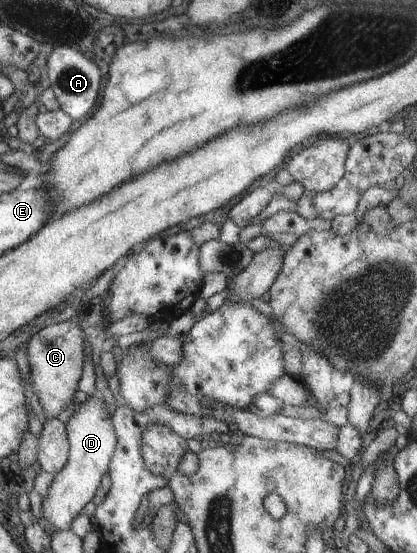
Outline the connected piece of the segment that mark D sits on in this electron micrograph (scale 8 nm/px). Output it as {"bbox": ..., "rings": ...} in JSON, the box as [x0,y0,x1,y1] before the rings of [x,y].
{"bbox":[41,394,116,533],"rings":[[[107,394],[90,396],[84,403],[74,406],[74,415],[66,423],[70,445],[68,461],[63,469],[52,475],[52,485],[42,497],[41,517],[52,525],[54,533],[72,529],[72,521],[93,501],[102,478],[109,471],[109,464],[116,450],[116,433],[110,413],[106,409],[108,401]]]}

